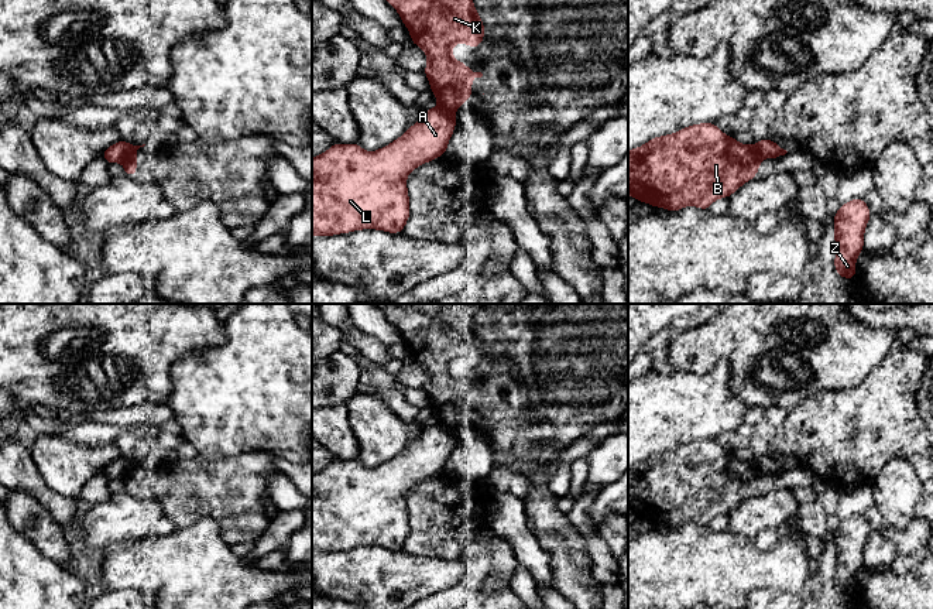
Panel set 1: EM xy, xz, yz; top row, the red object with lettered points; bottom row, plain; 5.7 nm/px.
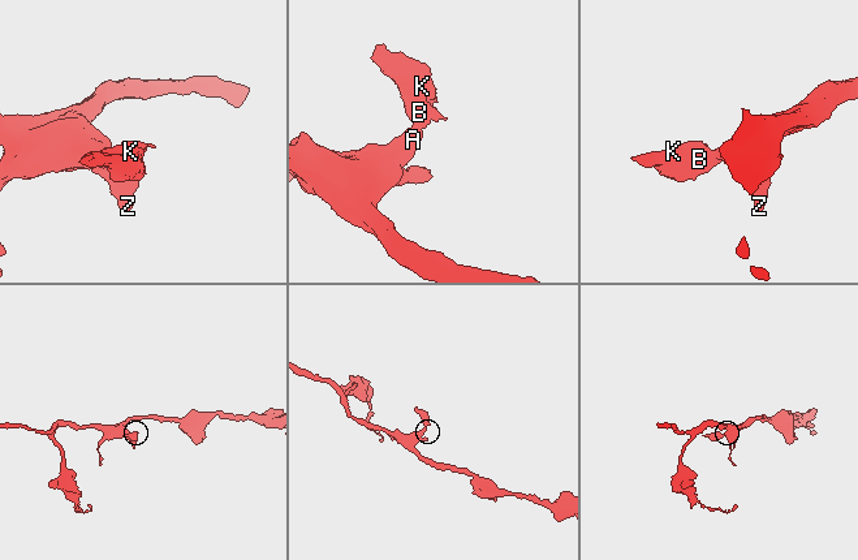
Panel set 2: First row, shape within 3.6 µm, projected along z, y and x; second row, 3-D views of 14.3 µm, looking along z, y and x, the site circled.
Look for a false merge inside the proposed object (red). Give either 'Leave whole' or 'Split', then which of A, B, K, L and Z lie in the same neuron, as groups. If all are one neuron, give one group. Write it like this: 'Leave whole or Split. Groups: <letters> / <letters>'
Split. Groups: A L Z / B K

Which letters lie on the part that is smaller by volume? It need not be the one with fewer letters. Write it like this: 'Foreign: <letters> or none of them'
Foreign: B, K

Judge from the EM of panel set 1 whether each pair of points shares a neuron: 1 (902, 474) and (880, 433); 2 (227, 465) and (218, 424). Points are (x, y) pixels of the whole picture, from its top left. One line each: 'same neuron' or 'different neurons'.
1: different neurons
2: different neurons

